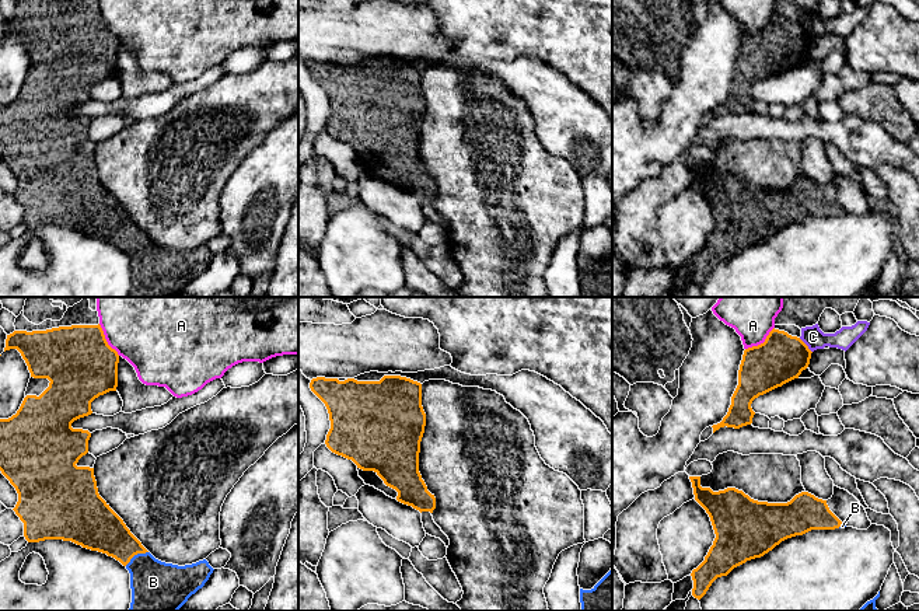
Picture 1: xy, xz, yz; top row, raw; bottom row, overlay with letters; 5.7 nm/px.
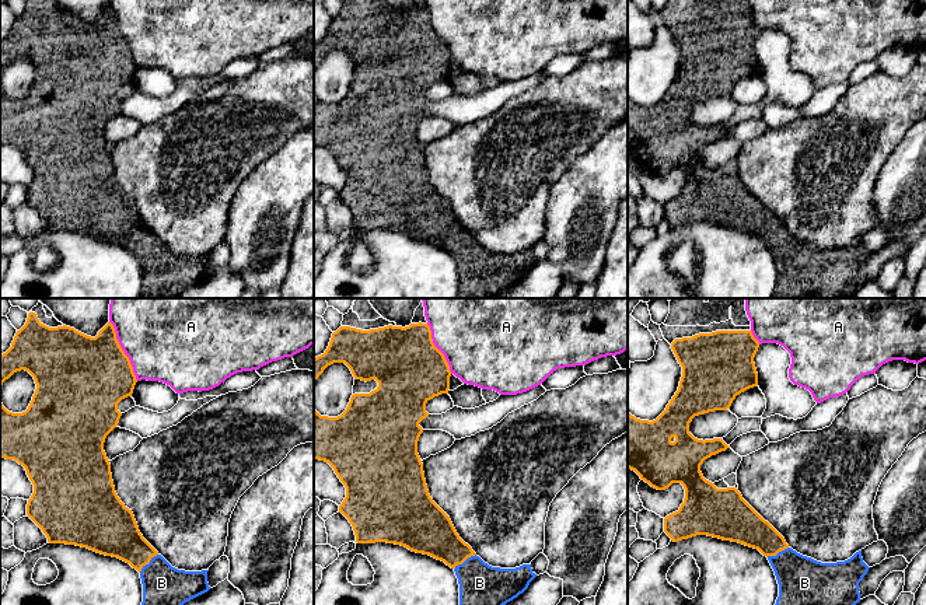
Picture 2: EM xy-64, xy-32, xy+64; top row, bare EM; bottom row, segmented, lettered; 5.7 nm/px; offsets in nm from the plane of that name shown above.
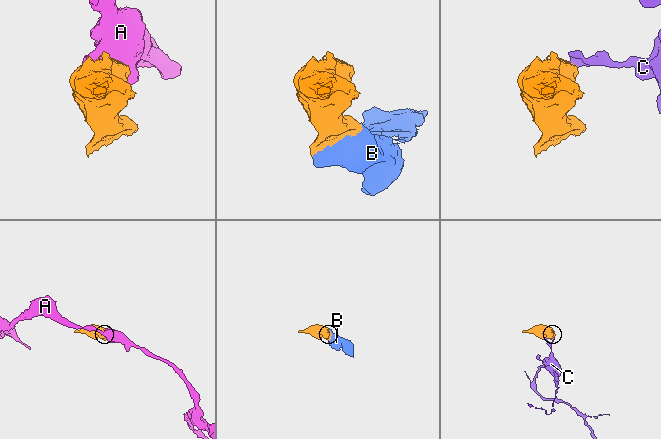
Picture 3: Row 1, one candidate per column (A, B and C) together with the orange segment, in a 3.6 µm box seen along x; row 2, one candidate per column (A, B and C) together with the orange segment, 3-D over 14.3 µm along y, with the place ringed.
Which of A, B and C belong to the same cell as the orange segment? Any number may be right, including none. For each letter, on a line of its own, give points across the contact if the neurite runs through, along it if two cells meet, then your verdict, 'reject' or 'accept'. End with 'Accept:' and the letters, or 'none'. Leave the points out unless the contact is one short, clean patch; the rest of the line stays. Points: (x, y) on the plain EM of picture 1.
A: border xy (98, 10), (105, 27), (119, 41); reject
B: accept
C: border yz (799, 24), (811, 38); reject
Accept: B

